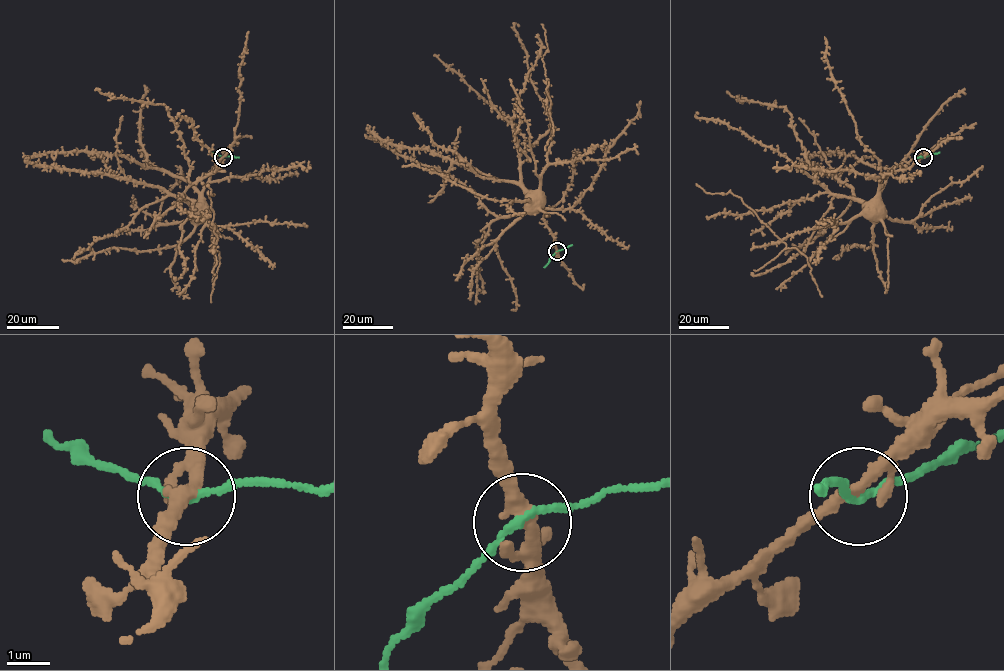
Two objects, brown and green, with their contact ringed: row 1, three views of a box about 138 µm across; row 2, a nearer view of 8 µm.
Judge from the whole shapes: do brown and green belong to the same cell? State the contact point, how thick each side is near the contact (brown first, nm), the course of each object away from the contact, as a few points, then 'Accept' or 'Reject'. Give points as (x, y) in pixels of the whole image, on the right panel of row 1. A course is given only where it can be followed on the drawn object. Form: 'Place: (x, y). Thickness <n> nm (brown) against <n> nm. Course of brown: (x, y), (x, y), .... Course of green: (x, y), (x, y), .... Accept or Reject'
Place: (923, 157). Thickness 260 nm (brown) against 160 nm. Course of brown: (923, 157), (908, 167), (888, 172), (866, 207). Course of green: (923, 157), (939, 152). Reject

